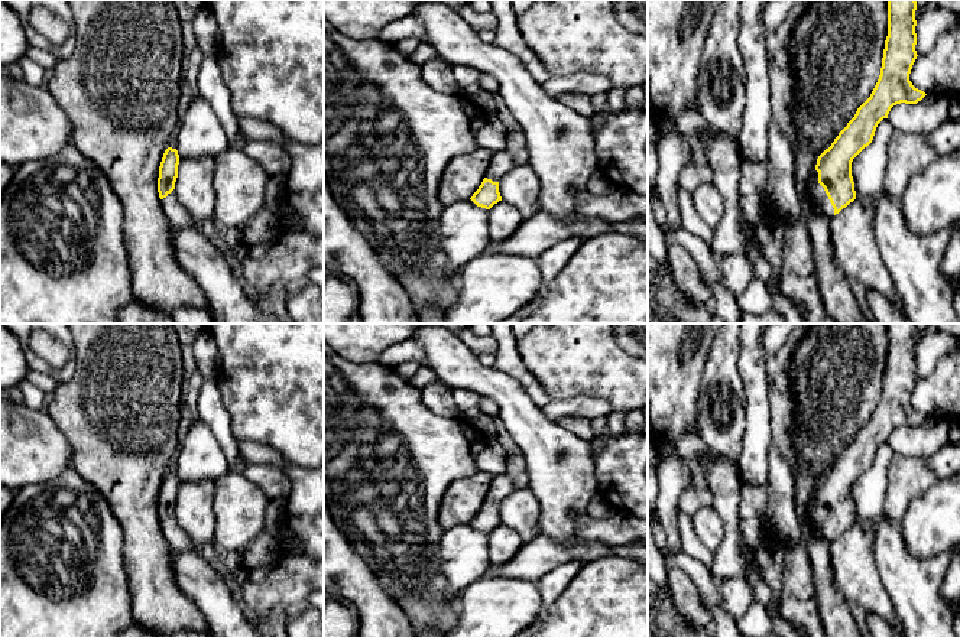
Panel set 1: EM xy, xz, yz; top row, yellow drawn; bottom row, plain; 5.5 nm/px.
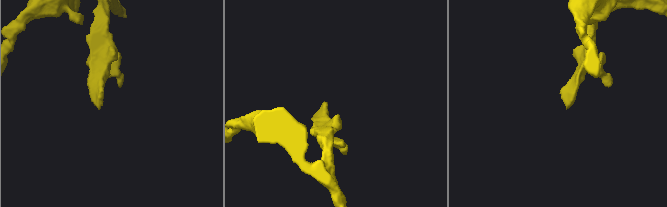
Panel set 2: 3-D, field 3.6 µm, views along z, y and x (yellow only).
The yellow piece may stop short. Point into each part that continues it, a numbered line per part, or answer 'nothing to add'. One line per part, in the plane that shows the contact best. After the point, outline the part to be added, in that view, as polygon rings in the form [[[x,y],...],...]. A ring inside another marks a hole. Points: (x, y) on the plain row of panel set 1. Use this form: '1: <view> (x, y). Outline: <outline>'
1: yz (816, 514). Outline: [[[815,494],[810,508],[808,508],[808,519],[813,521],[815,532],[820,537],[826,542],[831,543],[834,539],[834,532],[824,514],[824,511],[818,507],[818,495]]]

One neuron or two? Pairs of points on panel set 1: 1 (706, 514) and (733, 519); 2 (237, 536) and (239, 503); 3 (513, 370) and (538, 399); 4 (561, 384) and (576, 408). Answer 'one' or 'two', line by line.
1: two
2: one
3: one
4: two

